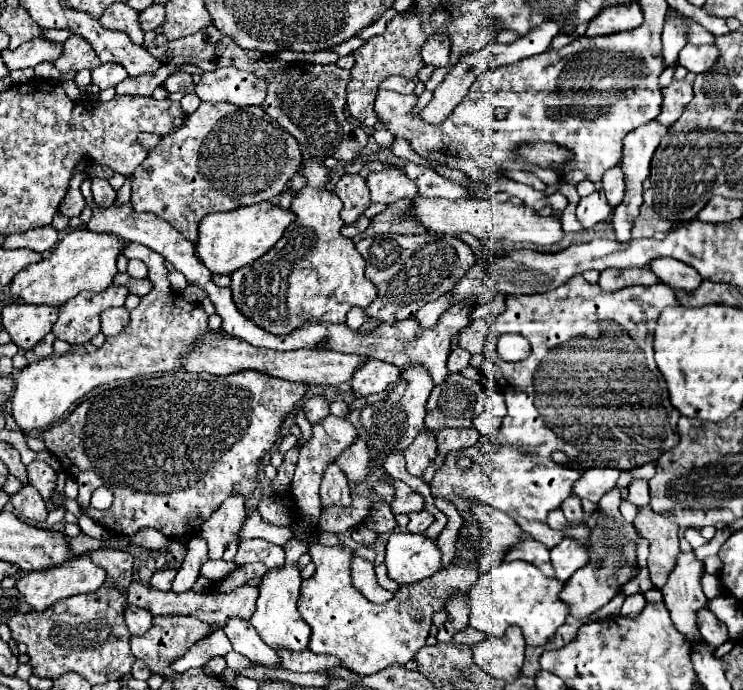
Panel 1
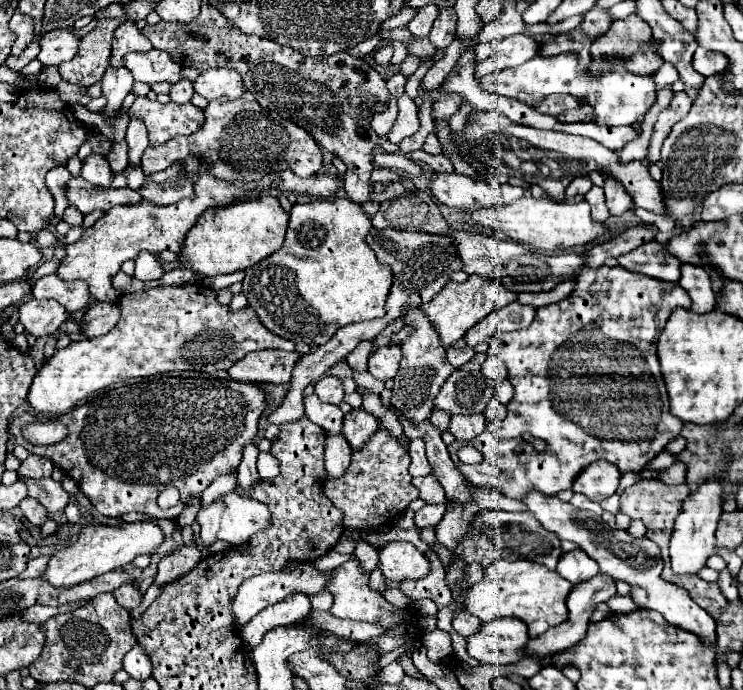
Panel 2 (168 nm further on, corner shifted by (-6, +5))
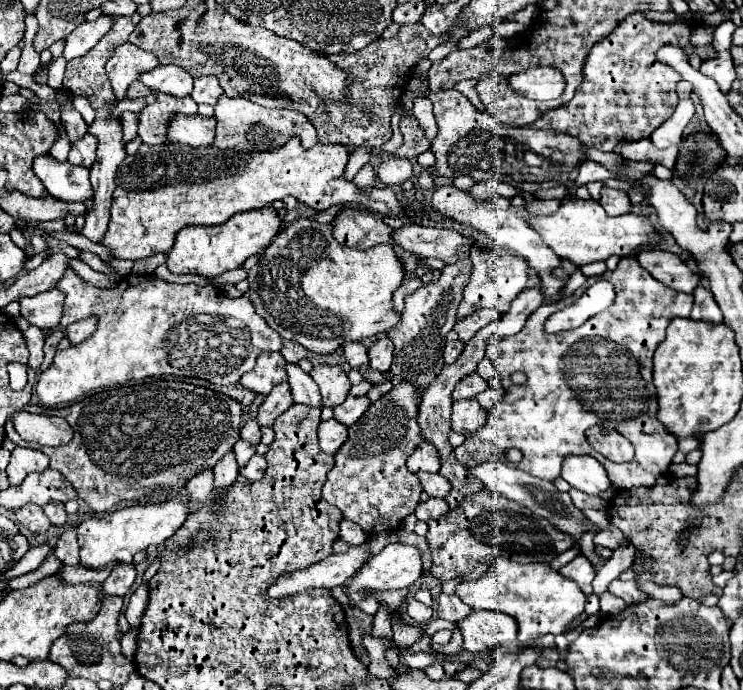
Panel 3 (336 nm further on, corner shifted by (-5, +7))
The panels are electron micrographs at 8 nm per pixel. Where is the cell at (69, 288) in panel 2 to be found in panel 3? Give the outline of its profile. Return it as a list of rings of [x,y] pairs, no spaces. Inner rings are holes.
[[[71,267],[57,281],[57,289],[65,293],[61,326],[89,316],[98,318],[97,331],[81,345],[63,349],[55,353],[55,359],[47,371],[39,375],[35,393],[43,407],[57,407],[61,403],[71,403],[91,391],[99,391],[122,386],[129,379],[143,379],[151,375],[185,375],[201,377],[217,385],[233,385],[245,371],[251,371],[255,359],[265,351],[281,351],[283,339],[273,331],[265,319],[255,313],[249,297],[229,299],[215,287],[199,287],[195,283],[177,285],[165,283],[155,275],[127,275],[117,287],[99,289],[85,283]]]

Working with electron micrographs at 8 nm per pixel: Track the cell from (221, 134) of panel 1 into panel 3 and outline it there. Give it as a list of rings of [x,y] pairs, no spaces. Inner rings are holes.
[[[221,95],[215,105],[215,121],[217,129],[211,147],[217,147],[221,151],[229,147],[237,147],[237,151],[273,151],[277,147],[283,147],[291,137],[299,137],[301,147],[305,149],[315,147],[317,143],[315,127],[303,113],[291,109],[267,109],[251,103],[249,99],[229,99],[227,95]]]

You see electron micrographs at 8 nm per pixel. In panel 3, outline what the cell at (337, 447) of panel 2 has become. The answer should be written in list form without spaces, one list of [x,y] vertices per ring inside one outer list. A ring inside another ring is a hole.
[[[335,419],[323,421],[319,425],[319,447],[327,455],[335,455],[347,439],[347,427]]]

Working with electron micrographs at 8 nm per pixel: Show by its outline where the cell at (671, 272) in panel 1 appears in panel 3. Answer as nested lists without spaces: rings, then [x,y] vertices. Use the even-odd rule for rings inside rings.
[[[697,285],[697,291],[693,291],[695,297],[695,305],[691,311],[691,319],[701,319],[701,321],[723,321],[723,315],[713,299],[713,293],[709,289],[705,289],[703,285]]]

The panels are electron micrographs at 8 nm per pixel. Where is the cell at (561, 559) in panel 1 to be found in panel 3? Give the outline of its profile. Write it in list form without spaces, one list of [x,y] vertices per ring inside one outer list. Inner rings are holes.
[[[577,555],[571,563],[561,567],[559,571],[561,571],[561,575],[573,579],[585,595],[591,595],[591,591],[593,591],[591,589],[591,581],[595,577],[595,569],[593,569],[591,561],[585,555]]]

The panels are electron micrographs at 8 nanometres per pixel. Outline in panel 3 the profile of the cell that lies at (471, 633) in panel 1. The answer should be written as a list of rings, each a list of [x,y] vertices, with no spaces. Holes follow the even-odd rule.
[[[439,595],[437,597],[437,615],[441,619],[447,619],[451,623],[459,623],[461,619],[465,619],[473,609],[469,605],[465,605],[457,595]]]

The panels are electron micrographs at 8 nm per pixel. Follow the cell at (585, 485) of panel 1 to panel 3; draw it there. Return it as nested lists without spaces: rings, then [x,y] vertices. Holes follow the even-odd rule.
[[[567,455],[561,477],[587,495],[603,495],[611,487],[605,467],[589,455]]]

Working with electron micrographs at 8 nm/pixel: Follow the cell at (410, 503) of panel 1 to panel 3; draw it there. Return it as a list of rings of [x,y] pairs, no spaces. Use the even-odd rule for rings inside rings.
[[[417,473],[417,477],[419,477],[421,485],[423,485],[423,491],[429,497],[441,497],[443,499],[451,489],[449,481],[439,473]]]

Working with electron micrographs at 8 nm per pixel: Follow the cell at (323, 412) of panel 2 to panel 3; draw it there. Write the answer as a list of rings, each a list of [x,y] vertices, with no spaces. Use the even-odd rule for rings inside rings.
[[[287,363],[287,375],[289,375],[289,385],[295,403],[309,405],[309,407],[323,407],[319,387],[317,383],[313,383],[311,375],[303,373],[299,365],[291,365],[291,363]]]

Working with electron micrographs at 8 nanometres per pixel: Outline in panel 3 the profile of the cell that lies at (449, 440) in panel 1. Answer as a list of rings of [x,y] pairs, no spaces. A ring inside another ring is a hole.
[[[465,399],[453,403],[451,415],[451,429],[461,435],[471,435],[485,425],[487,413],[481,409],[477,399]]]

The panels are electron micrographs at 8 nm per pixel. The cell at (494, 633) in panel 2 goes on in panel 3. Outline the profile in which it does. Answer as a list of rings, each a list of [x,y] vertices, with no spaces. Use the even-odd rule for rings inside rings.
[[[473,611],[457,623],[463,633],[463,649],[481,653],[517,637],[517,621],[499,611]]]

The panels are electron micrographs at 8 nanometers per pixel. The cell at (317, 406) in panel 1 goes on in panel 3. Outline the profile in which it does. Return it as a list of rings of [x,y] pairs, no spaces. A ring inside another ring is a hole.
[[[317,365],[313,367],[311,377],[321,389],[325,407],[337,407],[349,395],[351,383],[339,365]]]

